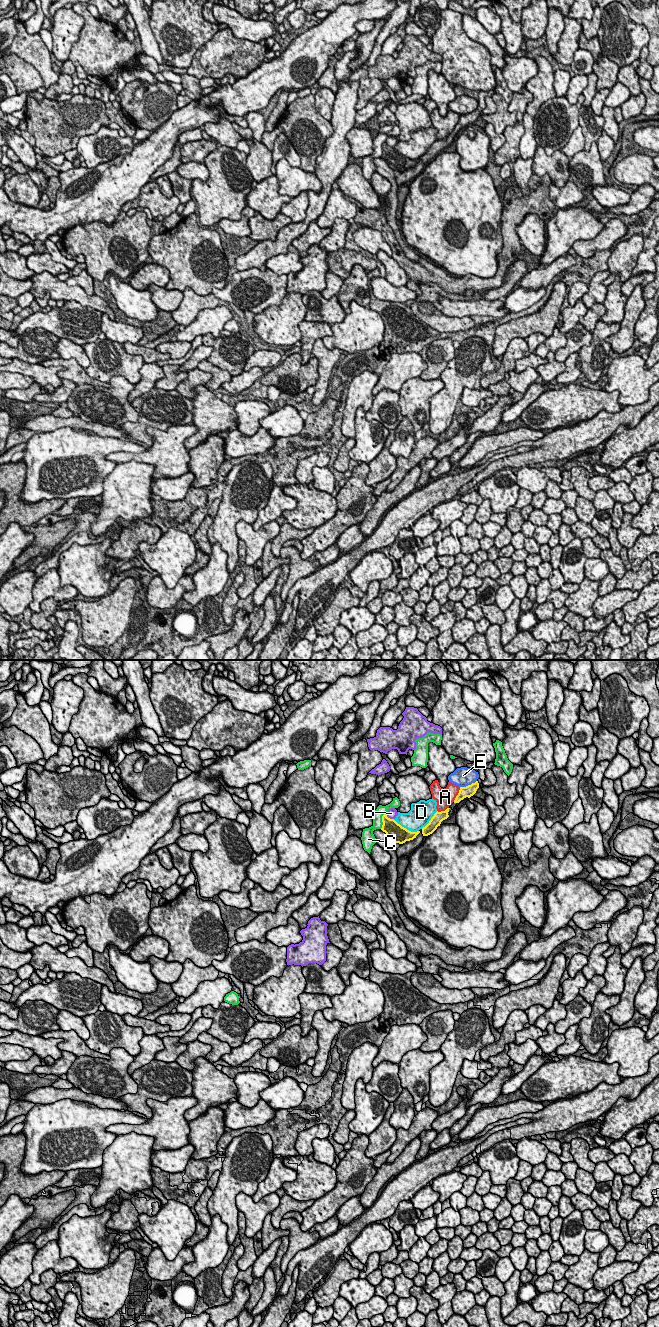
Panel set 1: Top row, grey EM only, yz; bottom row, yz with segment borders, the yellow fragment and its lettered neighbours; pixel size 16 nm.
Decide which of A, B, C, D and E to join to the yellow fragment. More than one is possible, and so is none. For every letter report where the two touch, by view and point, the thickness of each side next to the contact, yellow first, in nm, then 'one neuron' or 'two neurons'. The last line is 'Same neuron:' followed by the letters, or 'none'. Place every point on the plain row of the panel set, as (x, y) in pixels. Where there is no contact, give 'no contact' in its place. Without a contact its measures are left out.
A: meets yellow in yz at (458, 122); 190 nm thick on the yellow side, 300 nm on the other; two neurons
B: meets yellow in yz at (389, 146); 280 nm thick on the yellow side, 160 nm on the other; two neurons
C: meets yellow in yz at (382, 149); 280 nm thick on the yellow side, 160 nm on the other; two neurons
D: meets yellow in yz at (405, 156); 280 nm thick on the yellow side, 340 nm on the other; two neurons
E: meets yellow in yz at (468, 113); 190 nm thick on the yellow side, 320 nm on the other; two neurons
Same neuron: none

